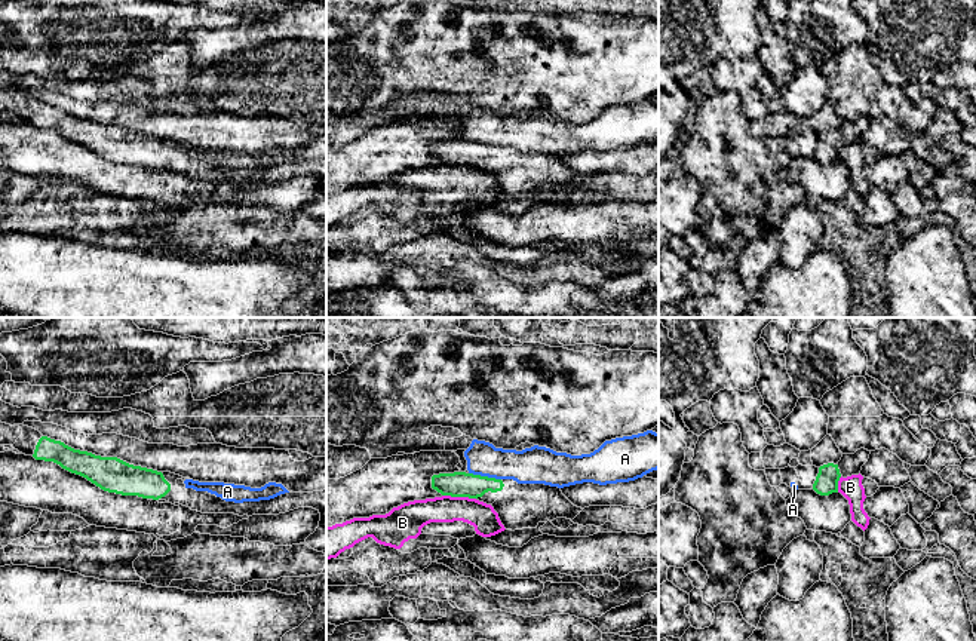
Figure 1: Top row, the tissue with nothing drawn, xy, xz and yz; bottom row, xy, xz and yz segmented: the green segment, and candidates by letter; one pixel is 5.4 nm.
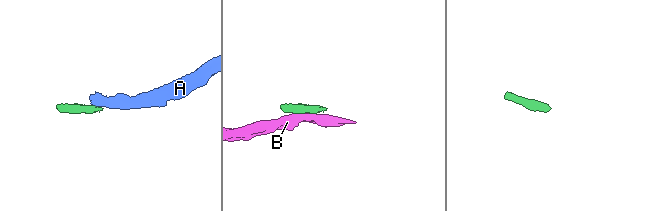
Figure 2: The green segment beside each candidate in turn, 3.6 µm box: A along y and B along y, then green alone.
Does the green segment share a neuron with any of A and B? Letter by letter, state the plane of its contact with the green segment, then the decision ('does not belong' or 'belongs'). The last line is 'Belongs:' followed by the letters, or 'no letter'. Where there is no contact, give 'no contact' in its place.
A: xz | does not belong
B: xz | does not belong
Belongs: no letter

